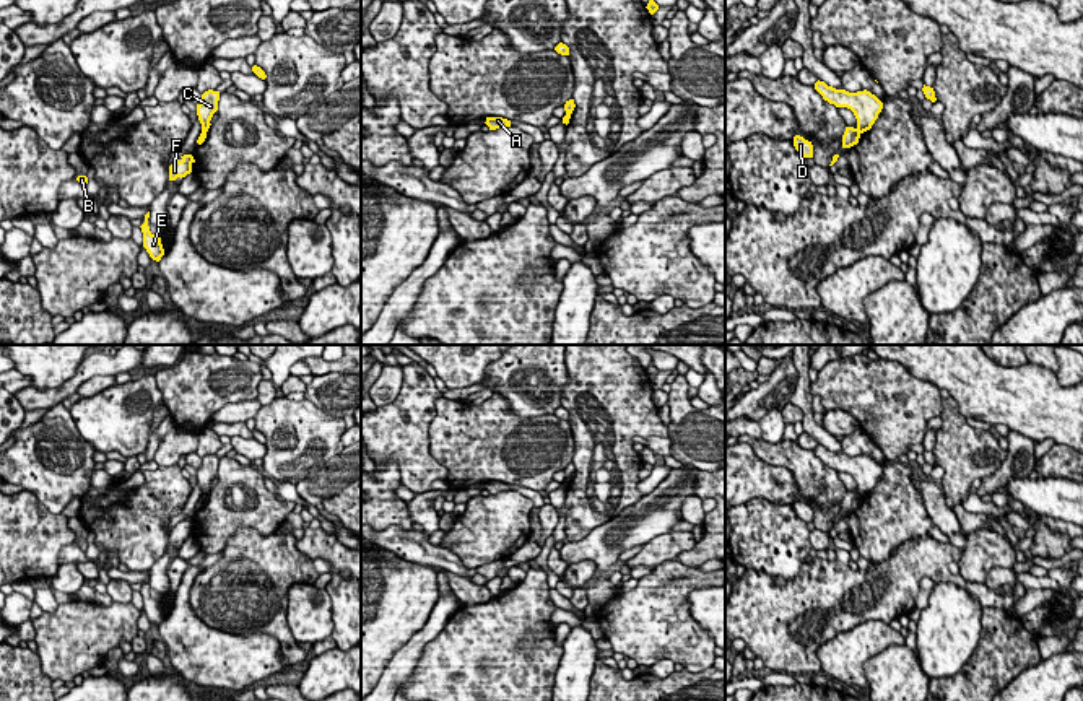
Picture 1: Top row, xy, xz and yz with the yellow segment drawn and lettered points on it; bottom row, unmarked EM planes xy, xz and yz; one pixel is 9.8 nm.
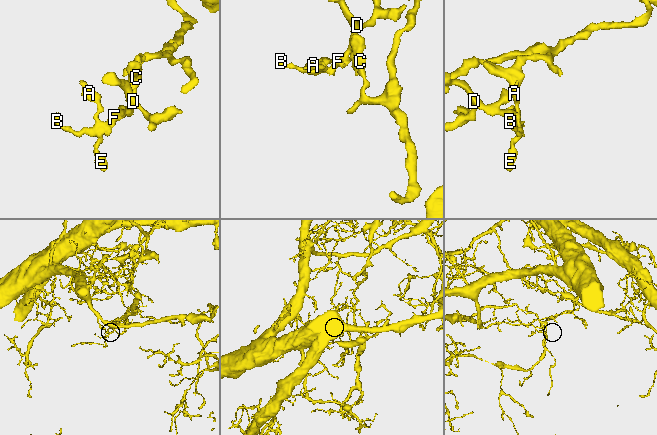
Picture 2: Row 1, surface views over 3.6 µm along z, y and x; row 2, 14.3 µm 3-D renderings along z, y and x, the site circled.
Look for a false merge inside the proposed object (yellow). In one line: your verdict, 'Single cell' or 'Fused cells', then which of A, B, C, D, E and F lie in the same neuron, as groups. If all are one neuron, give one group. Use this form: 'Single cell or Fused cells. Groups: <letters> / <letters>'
Fused cells. Groups: A B D E F / C

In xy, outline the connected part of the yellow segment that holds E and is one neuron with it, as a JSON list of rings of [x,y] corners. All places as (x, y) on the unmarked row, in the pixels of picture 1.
[[[150,576],[145,579],[145,587],[140,590],[143,597],[143,612],[150,618],[150,621],[156,626],[164,620],[164,613],[161,608],[161,602],[153,599],[148,590]]]

